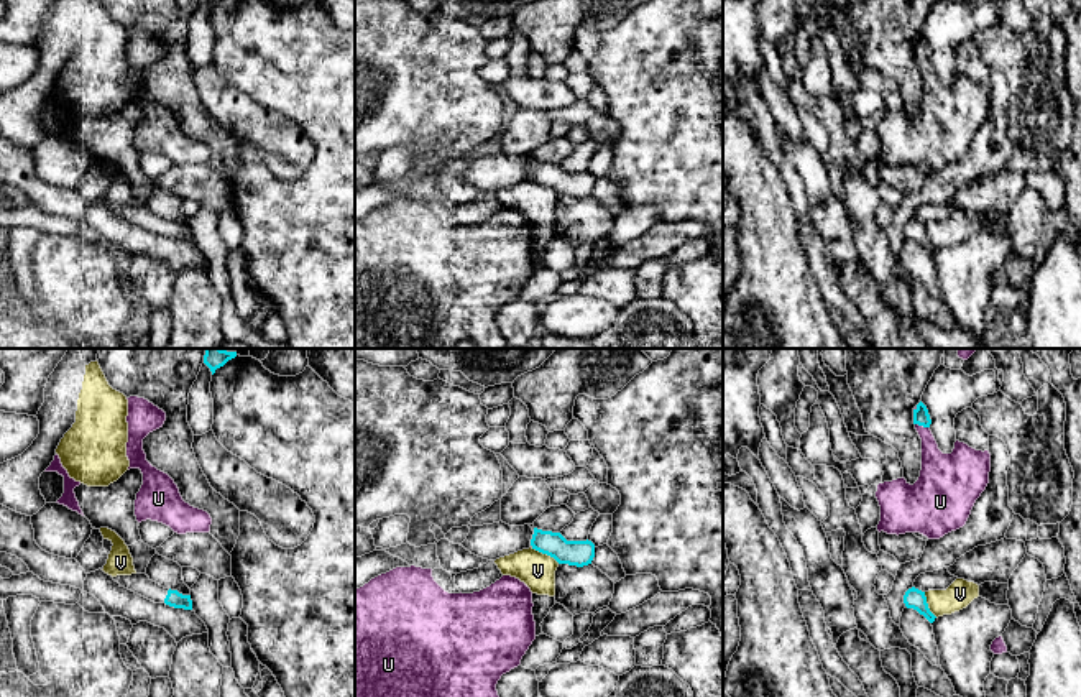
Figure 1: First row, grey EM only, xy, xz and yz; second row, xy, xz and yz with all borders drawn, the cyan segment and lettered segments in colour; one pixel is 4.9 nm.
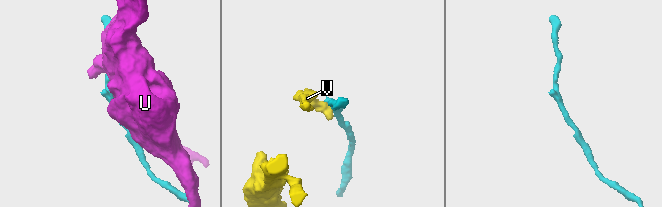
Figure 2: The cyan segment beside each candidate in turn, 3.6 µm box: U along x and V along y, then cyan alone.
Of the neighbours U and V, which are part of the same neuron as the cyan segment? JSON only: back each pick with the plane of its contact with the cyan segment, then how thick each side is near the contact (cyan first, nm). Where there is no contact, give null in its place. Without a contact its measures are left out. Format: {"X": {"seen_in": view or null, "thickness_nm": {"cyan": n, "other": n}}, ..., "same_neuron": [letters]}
{"same_neuron": []}

